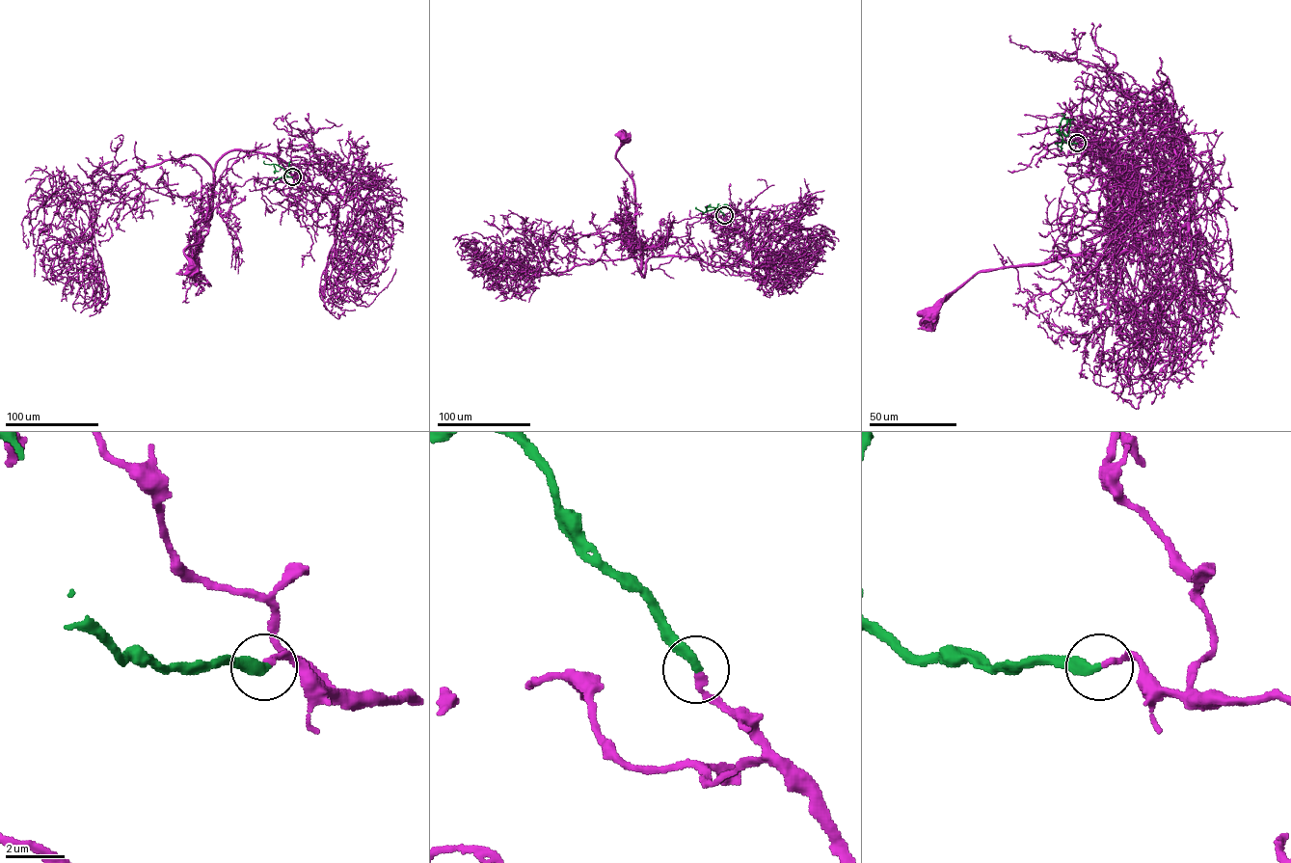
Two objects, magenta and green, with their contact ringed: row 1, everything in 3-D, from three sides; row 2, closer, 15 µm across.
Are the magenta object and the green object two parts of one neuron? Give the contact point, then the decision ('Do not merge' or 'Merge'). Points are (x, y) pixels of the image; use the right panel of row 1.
Place: (1077, 143). Merge

